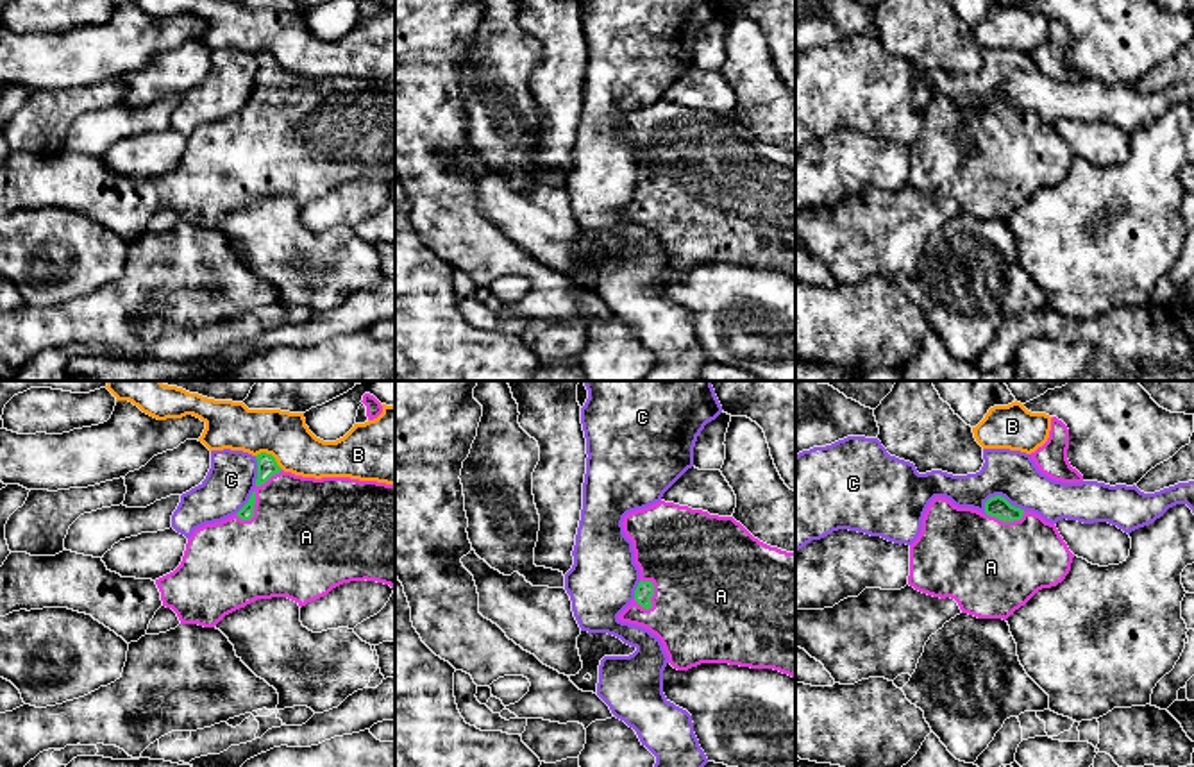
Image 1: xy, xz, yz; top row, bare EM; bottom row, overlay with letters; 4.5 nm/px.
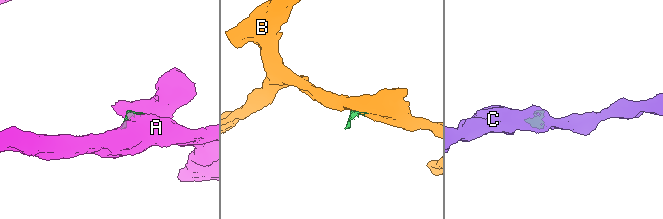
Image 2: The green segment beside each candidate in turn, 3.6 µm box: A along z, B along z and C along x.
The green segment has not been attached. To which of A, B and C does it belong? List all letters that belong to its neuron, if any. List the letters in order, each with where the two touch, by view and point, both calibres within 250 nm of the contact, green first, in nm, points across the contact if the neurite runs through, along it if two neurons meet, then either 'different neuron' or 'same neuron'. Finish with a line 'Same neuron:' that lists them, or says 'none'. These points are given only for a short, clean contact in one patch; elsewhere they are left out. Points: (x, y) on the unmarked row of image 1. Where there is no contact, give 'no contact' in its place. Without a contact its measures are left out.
A: contact xz (653, 192); calibres 80 and 500 nm; same neuron
B: contact xy (270, 54); calibres 90 and 220 nm; border xy (256, 54), (269, 52), (283, 68); different neuron
C: contact yz (1003, 97); calibres 100 and 220 nm; border yz (983, 102), (1003, 95), (1025, 109); different neuron
Same neuron: A

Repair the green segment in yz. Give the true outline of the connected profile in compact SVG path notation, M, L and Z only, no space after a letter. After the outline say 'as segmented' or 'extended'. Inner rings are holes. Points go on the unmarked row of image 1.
M1001 95L990 97L983 113L935 97L924 113L921 134L910 145L908 184L933 197L954 198L962 213L1006 220L1038 190L1062 182L1072 157L1055 123L1012 105Z; extended

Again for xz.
M665 100L627 113L622 125L633 141L640 182L635 198L618 220L642 225L656 234L668 263L677 270L701 263L729 263L774 268L795 277L795 152L760 141L733 116L710 114Z; extended

